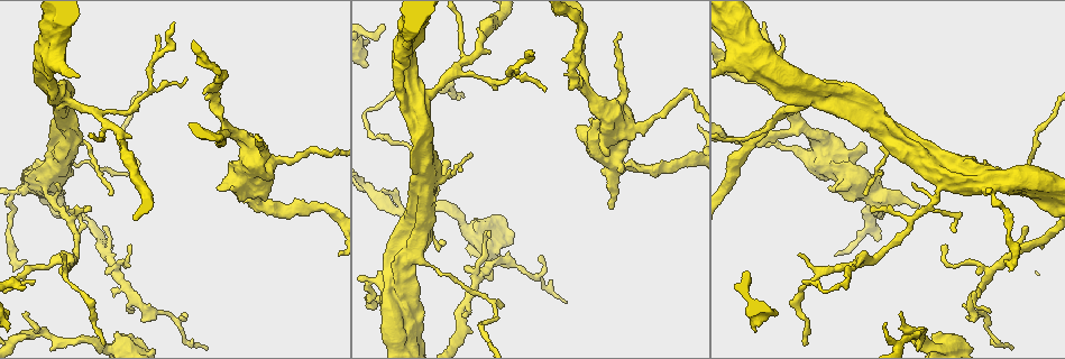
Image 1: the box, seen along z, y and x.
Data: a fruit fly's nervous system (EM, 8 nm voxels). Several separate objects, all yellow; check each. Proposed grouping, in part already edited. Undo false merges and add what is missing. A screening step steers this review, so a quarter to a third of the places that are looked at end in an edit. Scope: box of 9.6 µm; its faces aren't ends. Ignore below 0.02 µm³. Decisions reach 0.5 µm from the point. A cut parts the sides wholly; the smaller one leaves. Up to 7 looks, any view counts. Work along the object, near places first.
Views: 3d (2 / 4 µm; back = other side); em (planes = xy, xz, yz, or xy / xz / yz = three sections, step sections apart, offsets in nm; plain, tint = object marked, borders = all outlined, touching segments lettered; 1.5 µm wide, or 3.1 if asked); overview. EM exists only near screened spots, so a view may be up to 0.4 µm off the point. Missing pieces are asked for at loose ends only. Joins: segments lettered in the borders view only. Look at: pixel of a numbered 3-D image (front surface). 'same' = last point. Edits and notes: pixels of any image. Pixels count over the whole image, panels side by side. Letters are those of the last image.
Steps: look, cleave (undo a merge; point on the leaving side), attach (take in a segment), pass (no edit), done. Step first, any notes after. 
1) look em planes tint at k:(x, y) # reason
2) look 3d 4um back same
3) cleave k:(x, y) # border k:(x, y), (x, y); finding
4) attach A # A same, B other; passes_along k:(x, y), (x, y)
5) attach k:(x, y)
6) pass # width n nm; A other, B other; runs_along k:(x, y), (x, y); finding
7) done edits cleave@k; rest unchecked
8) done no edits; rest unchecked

look em xz step 4 tint at 1:(117, 274) # branch point

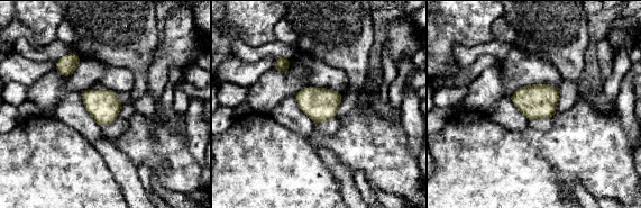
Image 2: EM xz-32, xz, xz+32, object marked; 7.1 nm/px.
look em xy step 8 borders same # another direction

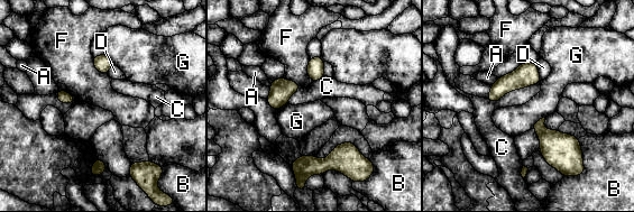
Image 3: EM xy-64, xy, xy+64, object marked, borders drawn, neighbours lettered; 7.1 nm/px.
pass # longest_contact C 420 nm; A other, B other, C other, D other, F other, G other; border 3:(499, 77), (492, 85); continuous, no second neuron

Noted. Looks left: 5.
look em planes tint at 1:(366, 67) # an open end

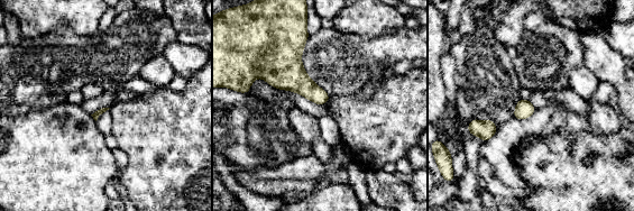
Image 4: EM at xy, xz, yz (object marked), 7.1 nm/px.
look em planes borders same

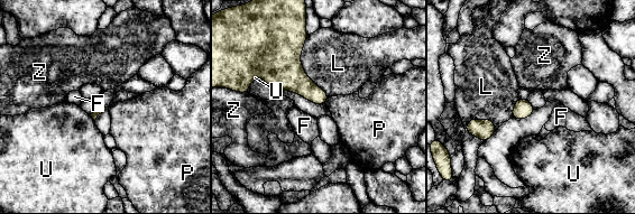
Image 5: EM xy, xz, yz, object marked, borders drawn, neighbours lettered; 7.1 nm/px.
pass # F other, L other, P other, U other, Z other; border 5:(329, 96), (324, 103); no lettered segment goes on from it

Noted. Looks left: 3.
look em planes tint at 1:(817, 97) # touches itself

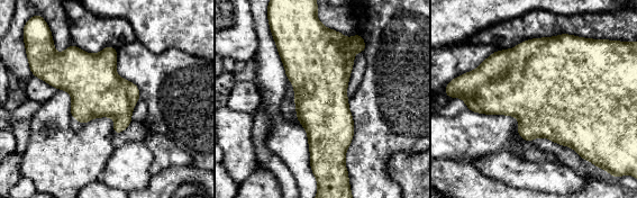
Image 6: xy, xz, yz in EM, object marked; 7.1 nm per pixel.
look em planes borders same

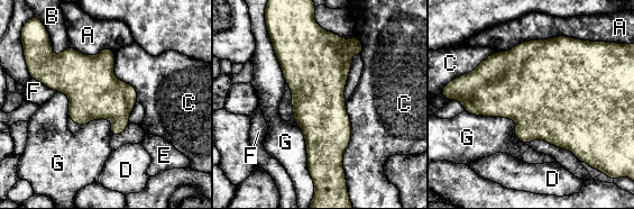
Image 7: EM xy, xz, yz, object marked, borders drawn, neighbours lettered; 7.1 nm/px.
pass # longest_contact A 650 nm; A other, B other, C other, D other, E other, F other, G other; border 7:(465, 110), (512, 118), (525, 144); one neuron here

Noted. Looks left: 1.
done no edits; rest unchecked

